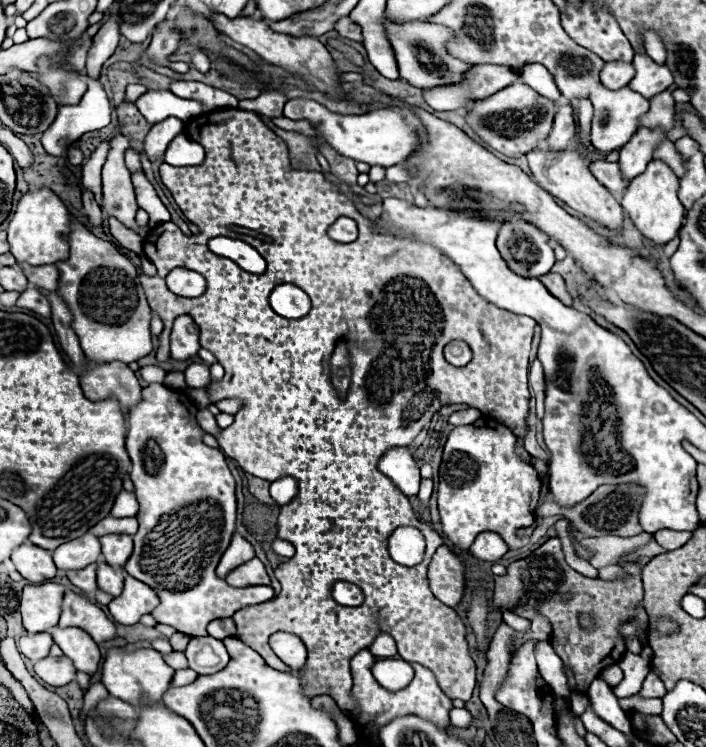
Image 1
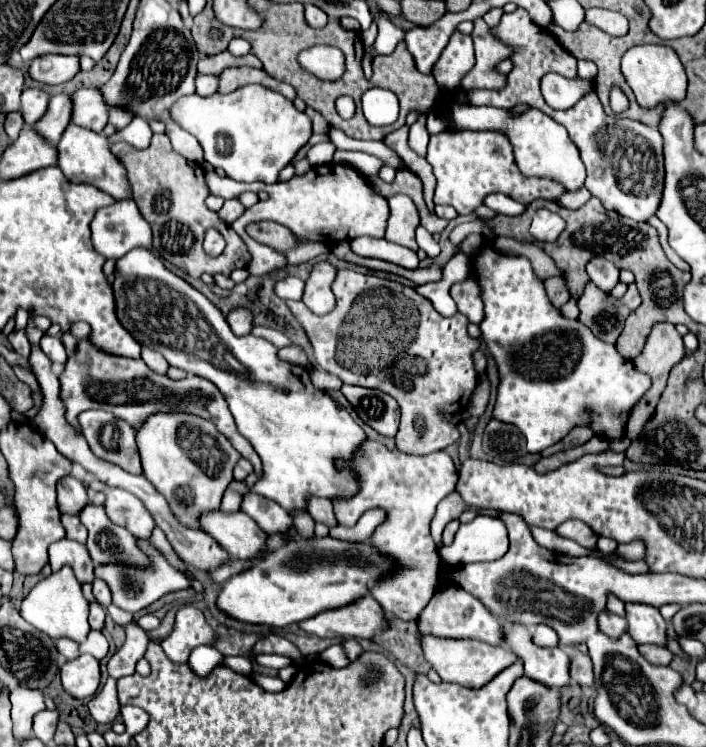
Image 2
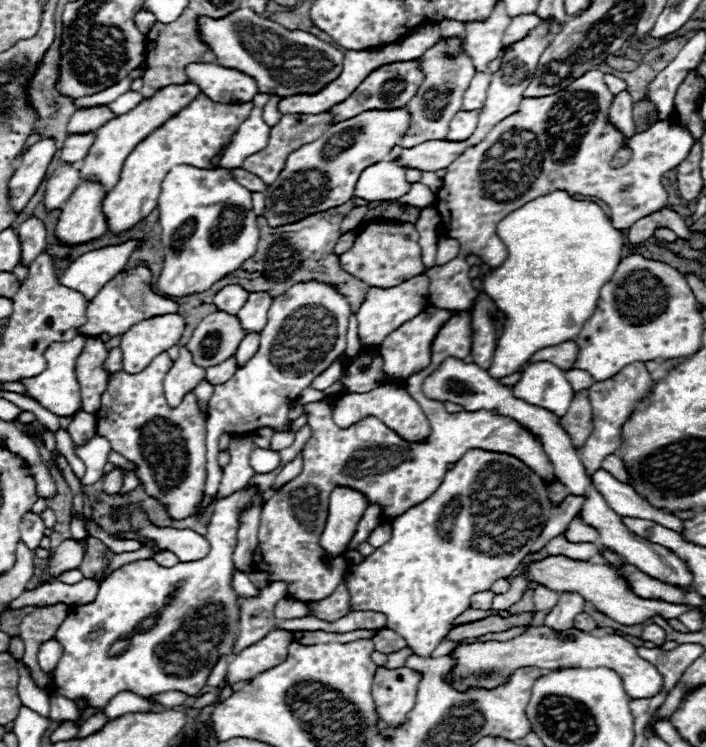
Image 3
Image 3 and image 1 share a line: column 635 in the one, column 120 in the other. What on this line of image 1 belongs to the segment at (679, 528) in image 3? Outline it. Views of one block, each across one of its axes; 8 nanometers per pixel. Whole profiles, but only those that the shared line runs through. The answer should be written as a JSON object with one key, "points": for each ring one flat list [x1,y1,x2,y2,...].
{"points":[[120,490,116,500,114,500,114,506,112,506,112,512,110,512,114,518,130,518,130,516,136,516,138,514,138,500,136,500,136,494,134,492,126,492,126,490]]}

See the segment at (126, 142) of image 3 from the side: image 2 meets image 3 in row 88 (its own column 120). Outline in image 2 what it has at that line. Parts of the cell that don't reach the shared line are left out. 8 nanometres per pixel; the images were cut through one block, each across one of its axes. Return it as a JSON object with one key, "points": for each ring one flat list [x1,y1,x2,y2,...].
{"points":[[68,124,62,140,58,142,58,166,62,168,64,176,70,182,84,182,84,184,92,184,100,190,104,190,106,194,110,194,116,200,122,198,132,198,132,188,126,176,126,168,124,164,112,154,110,150,110,140,98,132,92,132,88,128,76,126,76,124]]}

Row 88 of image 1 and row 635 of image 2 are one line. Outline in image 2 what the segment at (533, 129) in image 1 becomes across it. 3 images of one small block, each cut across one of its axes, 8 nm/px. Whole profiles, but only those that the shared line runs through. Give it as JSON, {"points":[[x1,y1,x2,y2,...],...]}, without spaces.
{"points":[[504,624,504,646,508,646,524,664,524,674,536,678,546,686,568,686,568,662,570,658,558,646,542,648,532,642,532,632,528,626]]}

